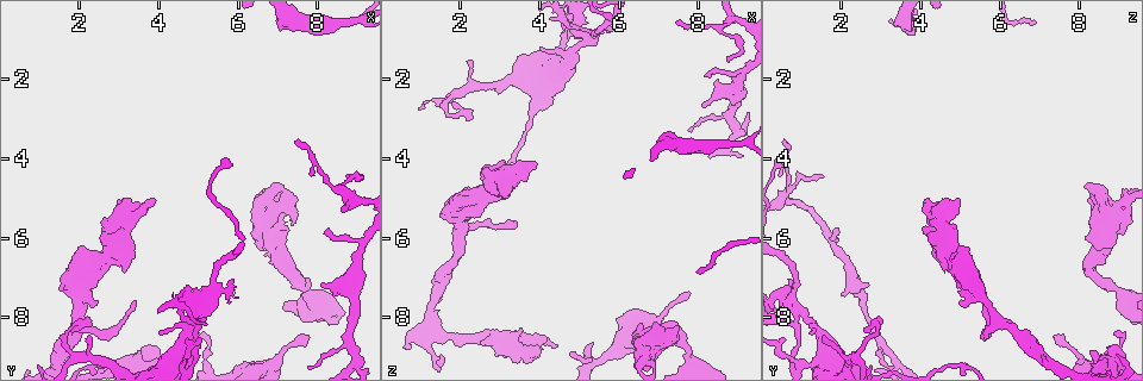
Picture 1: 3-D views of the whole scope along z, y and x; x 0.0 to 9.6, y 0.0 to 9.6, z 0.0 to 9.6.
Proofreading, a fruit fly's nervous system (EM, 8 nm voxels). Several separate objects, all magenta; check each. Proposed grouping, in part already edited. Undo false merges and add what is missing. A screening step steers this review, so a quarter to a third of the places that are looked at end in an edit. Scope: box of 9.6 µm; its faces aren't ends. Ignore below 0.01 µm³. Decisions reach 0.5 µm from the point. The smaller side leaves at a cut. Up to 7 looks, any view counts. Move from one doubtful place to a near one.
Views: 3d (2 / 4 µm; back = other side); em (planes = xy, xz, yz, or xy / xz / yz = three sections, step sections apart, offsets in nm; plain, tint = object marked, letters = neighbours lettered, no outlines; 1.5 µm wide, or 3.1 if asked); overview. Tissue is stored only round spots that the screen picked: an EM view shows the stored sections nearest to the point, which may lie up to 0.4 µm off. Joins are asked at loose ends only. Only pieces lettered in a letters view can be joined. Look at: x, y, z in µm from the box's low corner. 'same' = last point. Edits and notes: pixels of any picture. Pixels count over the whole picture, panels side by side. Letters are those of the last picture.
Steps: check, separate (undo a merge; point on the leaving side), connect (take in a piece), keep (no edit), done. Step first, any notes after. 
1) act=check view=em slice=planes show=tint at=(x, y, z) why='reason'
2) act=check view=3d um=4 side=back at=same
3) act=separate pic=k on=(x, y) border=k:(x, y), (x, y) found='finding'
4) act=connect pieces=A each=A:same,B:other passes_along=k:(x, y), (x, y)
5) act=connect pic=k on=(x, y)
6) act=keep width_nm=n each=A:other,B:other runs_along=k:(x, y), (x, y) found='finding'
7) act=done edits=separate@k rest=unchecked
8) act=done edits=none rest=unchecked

act=check view=3d um=4 at=(1.50, 8.95, 8.95) why='free end'

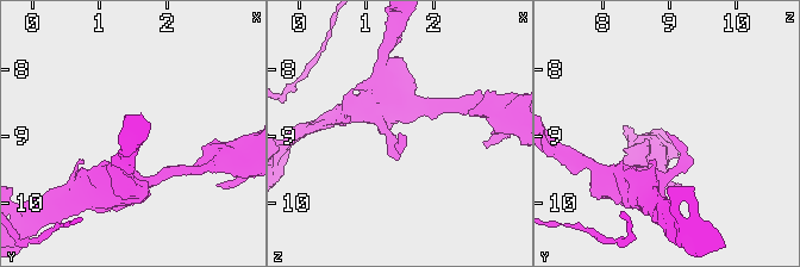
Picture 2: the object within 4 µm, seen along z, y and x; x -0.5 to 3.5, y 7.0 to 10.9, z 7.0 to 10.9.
act=check view=em slice=planes show=letters at=(1.45, 8.95, 9.00) why='now the EM'

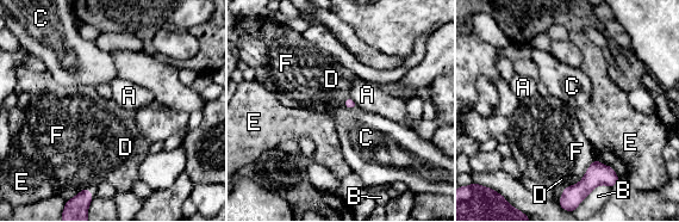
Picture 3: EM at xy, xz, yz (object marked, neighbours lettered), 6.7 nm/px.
act=keep each=A:other,B:other,C:other,D:other,E:other,F:other border=3:(342, 104), (347, 108), (357, 108) found='none of them fits'

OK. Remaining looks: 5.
act=check view=em slice=planes show=letters at=(4.00, 8.75, 8.75) why='thick end'

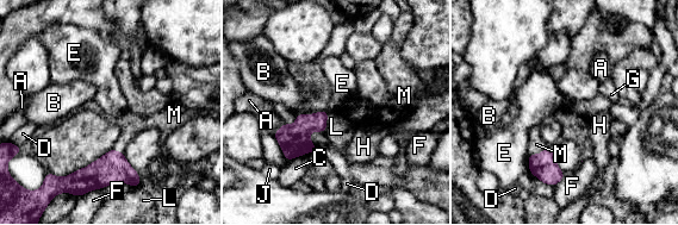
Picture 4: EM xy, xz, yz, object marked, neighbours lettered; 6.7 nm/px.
act=connect pieces=M each=A:other,B:other,C:other,D:other,E:other,F:other,G:other,H:other,J:other,L:other,M:same found='the cell continues'

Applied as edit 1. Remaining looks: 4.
act=check view=3d um=2 at=(7.70, 7.25, 8.85) why='calibre changes'

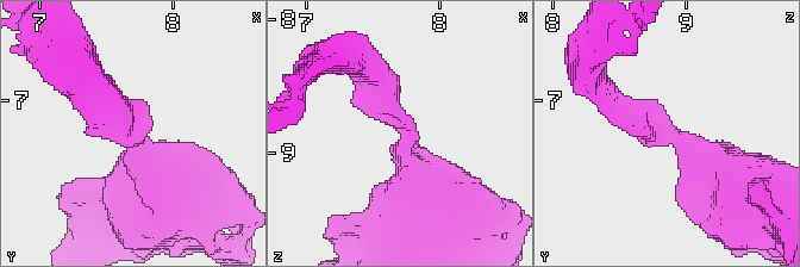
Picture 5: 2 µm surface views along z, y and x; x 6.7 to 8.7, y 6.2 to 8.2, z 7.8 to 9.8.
act=check view=em slice=planes show=letters at=(7.72, 7.26, 8.80) arm_widths_nm=240,650 why='shape alone is not enough'

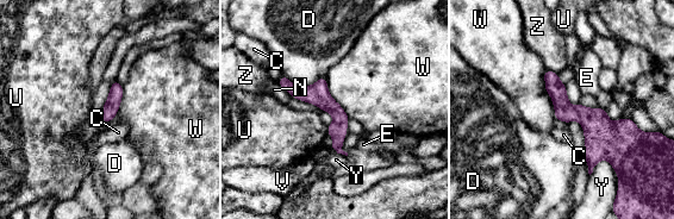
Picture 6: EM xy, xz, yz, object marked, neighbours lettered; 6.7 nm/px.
act=keep longest_contact=N:360nm each=C:other,D:other,E:other,N:other,U:other,V:other,W:other,Y:other,Z:other border=6:(545, 69), (544, 89), (556, 119) found='continuous, no second cell'

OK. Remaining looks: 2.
act=done edits=connect@4 rest=unchecked

